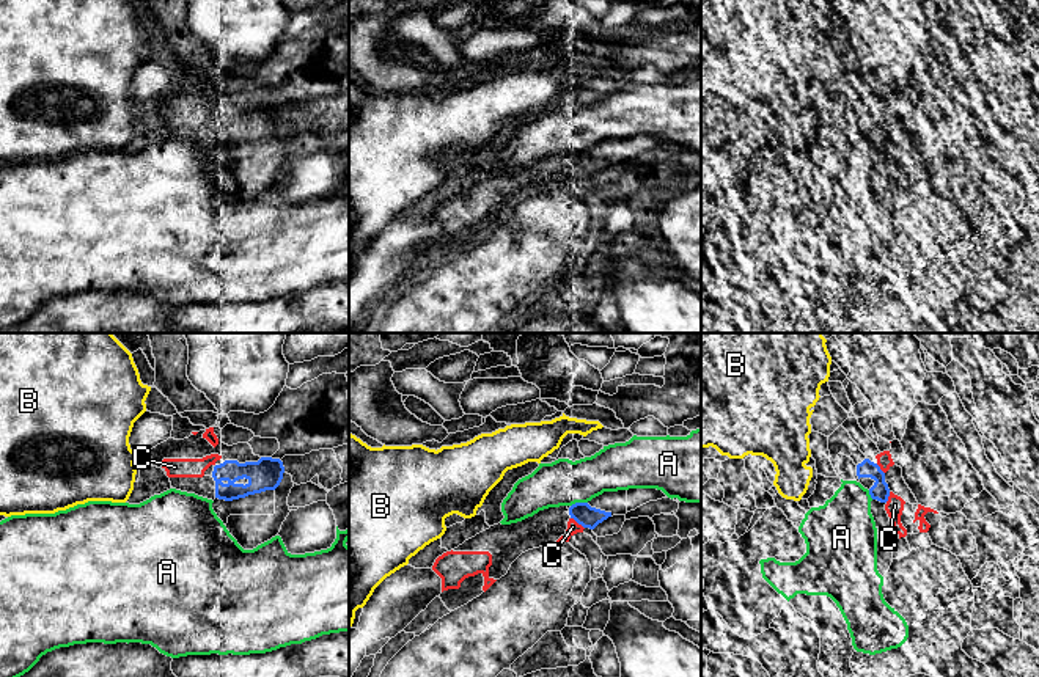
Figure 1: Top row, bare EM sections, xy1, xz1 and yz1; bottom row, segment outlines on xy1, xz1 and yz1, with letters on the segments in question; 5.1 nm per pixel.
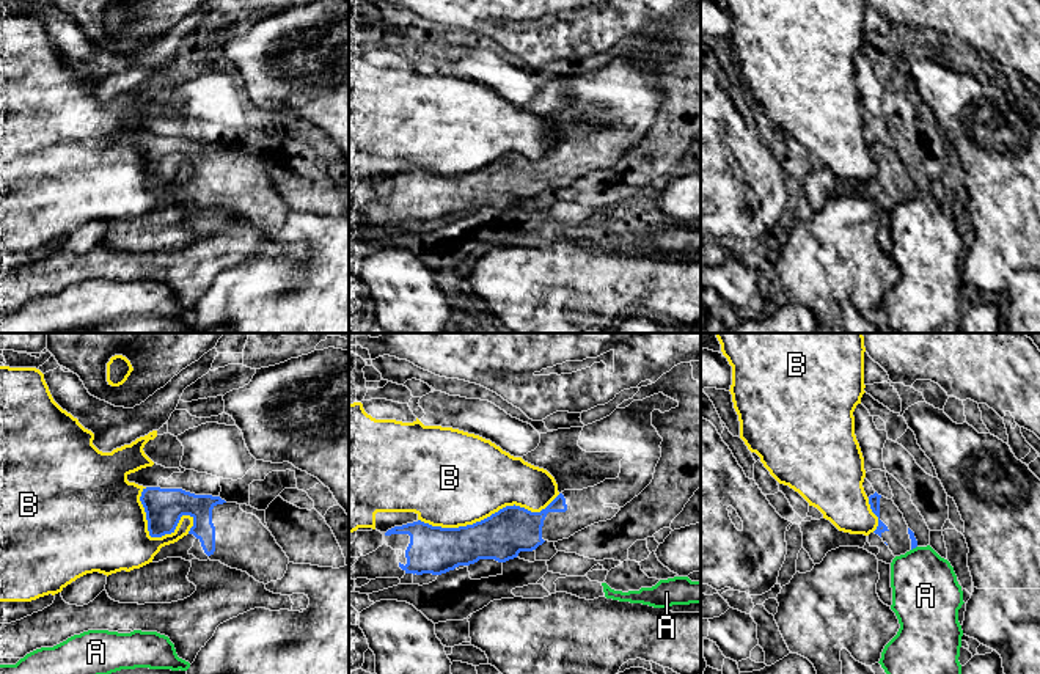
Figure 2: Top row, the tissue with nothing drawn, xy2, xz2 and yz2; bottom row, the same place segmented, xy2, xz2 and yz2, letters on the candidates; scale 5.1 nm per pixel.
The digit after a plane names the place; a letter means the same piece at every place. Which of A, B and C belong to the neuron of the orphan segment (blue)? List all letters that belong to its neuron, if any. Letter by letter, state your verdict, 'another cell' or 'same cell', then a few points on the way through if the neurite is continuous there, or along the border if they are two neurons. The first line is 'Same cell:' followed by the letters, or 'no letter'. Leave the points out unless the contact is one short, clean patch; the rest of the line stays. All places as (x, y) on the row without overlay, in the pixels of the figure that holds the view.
Same cell: C
A: another cell
B: another cell
C: same cell

